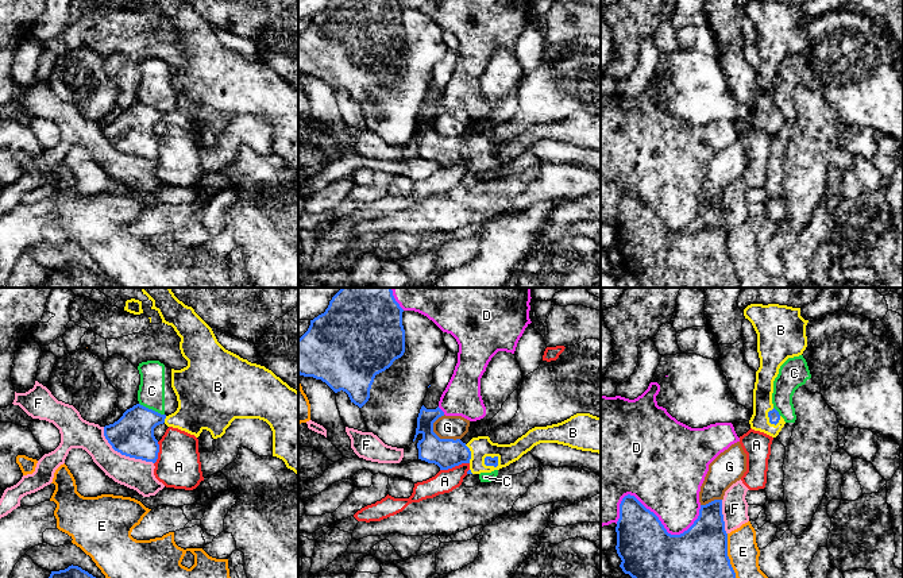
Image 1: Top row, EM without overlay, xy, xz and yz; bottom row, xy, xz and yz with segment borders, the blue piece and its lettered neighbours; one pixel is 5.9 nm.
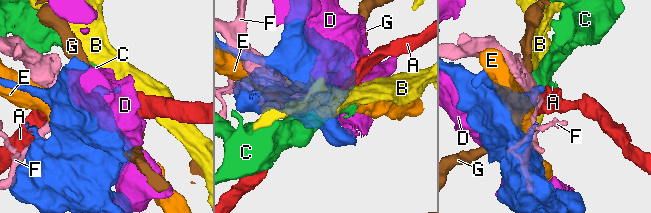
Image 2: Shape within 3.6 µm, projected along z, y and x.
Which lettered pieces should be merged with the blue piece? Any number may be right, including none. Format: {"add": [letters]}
{"add": ["B"]}

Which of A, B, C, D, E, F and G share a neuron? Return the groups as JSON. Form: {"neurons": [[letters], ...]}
{"neurons": [["A"], ["B"], ["C"], ["D"], ["E"], ["F"], ["G"]]}

